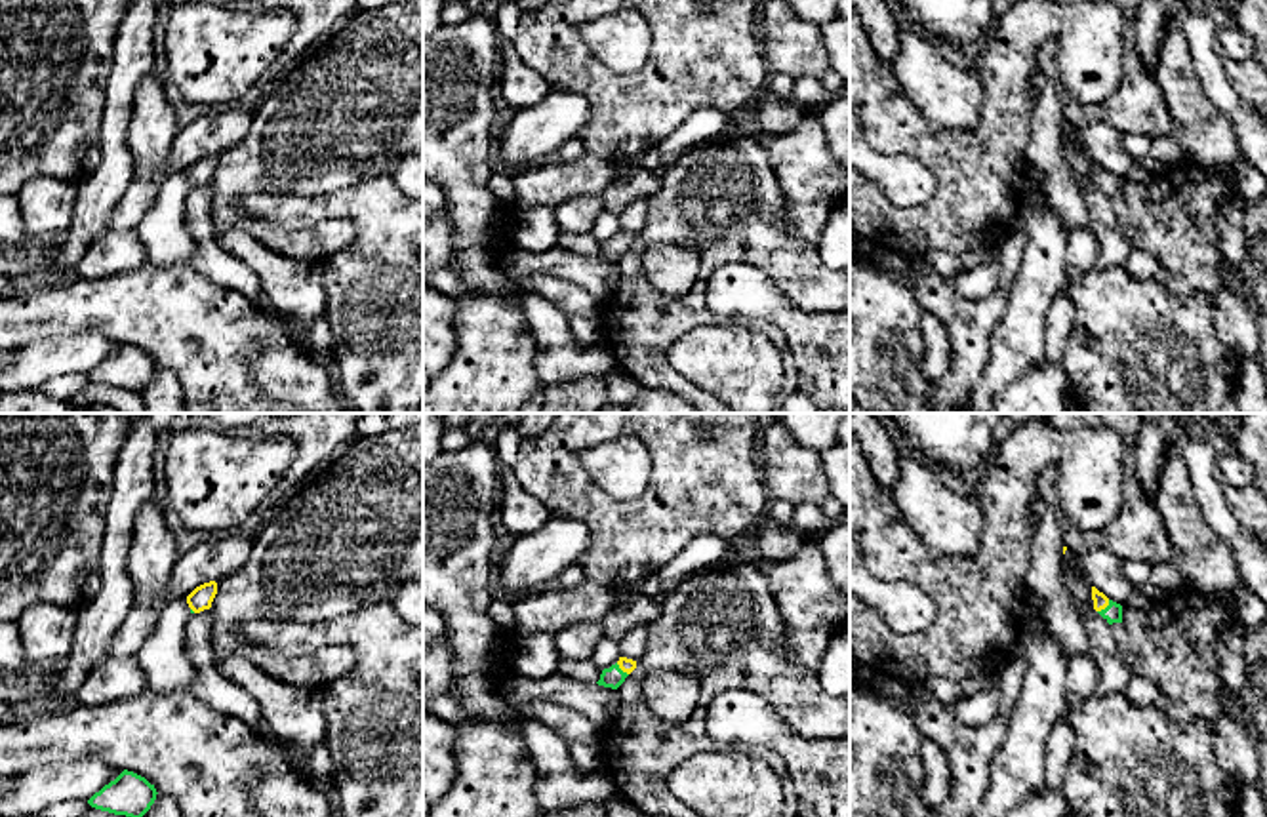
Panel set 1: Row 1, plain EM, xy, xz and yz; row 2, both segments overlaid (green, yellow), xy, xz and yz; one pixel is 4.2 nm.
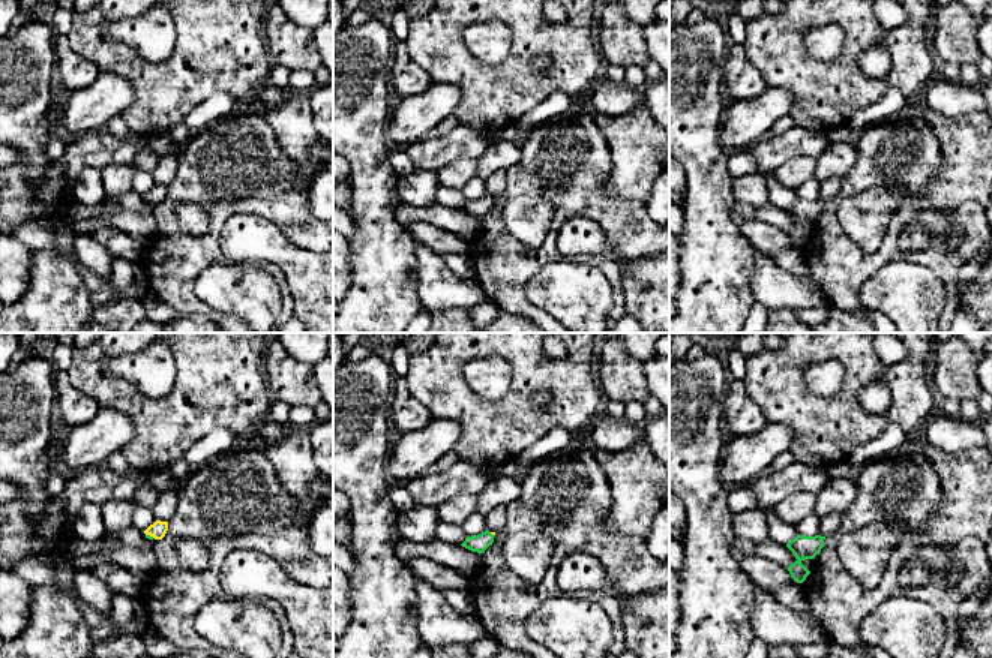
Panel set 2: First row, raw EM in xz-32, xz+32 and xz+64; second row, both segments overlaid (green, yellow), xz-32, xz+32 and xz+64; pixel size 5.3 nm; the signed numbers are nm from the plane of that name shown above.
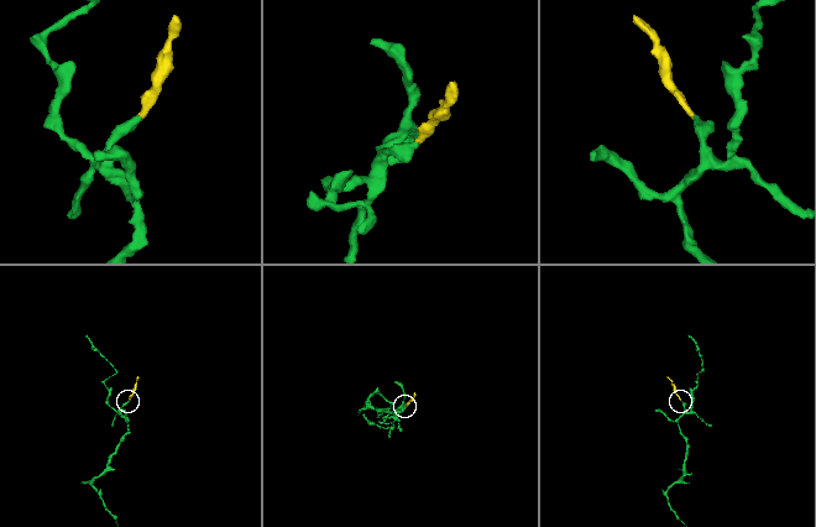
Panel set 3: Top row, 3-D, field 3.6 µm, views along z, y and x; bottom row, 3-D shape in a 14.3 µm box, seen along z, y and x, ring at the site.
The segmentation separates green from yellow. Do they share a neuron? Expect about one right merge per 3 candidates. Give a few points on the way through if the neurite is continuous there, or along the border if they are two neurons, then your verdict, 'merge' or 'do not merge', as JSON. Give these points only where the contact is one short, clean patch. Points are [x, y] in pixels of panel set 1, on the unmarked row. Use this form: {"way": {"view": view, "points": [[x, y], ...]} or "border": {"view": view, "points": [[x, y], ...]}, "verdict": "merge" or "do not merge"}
{"way": {"view": "yz", "points": [[1113, 185], [1106, 181], [1100, 174]]}, "verdict": "merge"}

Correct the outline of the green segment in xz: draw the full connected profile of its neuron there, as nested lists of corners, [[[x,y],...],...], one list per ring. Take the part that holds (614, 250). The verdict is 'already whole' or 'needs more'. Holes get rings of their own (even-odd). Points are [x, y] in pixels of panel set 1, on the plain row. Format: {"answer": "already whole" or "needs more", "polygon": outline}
{"answer": "needs more", "polygon": [[[619,230],[615,238],[602,244],[600,253],[596,257],[617,263],[634,242],[636,234]]]}

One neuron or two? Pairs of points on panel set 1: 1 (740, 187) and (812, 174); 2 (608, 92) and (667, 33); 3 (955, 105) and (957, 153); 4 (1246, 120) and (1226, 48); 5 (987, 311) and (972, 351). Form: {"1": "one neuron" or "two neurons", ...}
{"1": "two neurons", "2": "one neuron", "3": "two neurons", "4": "two neurons", "5": "one neuron"}

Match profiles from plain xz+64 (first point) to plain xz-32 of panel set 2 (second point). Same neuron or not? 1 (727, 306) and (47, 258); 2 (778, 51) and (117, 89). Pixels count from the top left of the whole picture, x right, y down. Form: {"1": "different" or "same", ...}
{"1": "same", "2": "different"}

